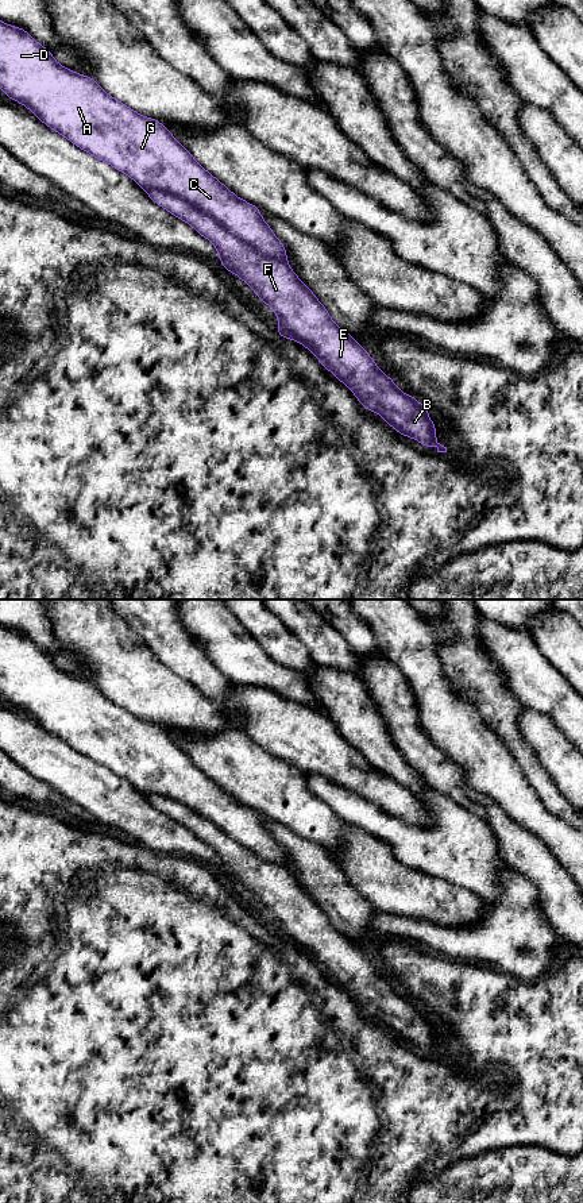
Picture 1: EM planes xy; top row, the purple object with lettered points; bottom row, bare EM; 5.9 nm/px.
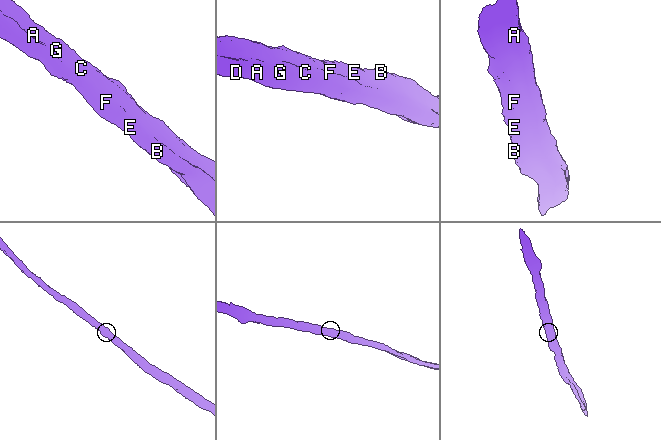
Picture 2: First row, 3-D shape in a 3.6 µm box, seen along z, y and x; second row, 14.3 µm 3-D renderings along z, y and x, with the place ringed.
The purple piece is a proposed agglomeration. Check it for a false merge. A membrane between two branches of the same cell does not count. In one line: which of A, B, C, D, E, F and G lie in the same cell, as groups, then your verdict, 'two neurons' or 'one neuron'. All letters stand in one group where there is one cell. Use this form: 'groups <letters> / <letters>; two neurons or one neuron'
groups A C D G / B E F; two neurons

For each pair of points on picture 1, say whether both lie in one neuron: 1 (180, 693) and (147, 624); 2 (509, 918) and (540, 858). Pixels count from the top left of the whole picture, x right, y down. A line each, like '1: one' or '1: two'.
1: two
2: two

